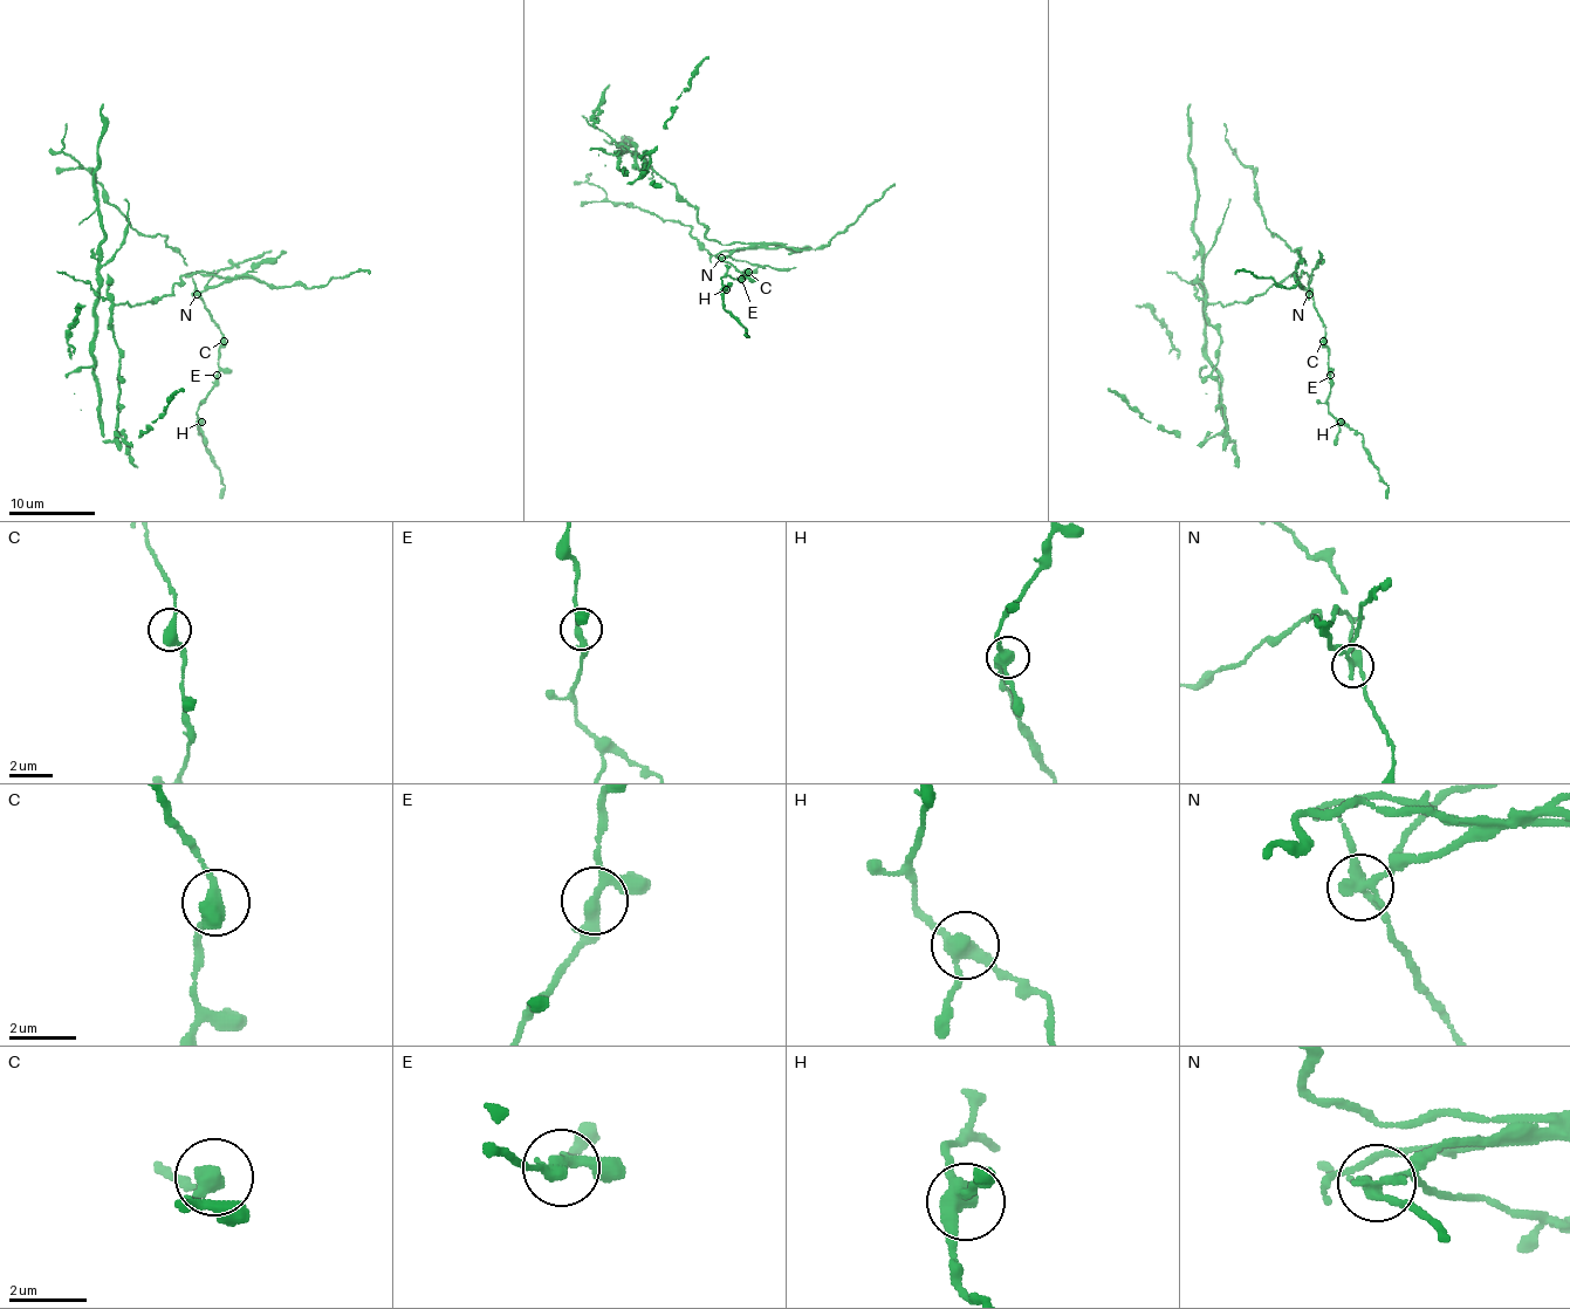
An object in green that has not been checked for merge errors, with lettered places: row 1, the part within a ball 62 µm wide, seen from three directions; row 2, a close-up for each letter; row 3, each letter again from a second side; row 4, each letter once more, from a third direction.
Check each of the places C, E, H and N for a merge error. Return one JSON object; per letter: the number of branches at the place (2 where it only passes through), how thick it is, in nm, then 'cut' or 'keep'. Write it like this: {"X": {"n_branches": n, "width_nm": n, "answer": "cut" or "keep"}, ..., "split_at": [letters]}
{"C": {"n_branches": 2, "width_nm": 400, "answer": "keep"}, "E": {"n_branches": 3, "width_nm": 260, "answer": "keep"}, "H": {"n_branches": 3, "width_nm": 360, "answer": "keep"}, "N": {"n_branches": 3, "width_nm": 280, "answer": "cut"}, "split_at": ["N"]}

